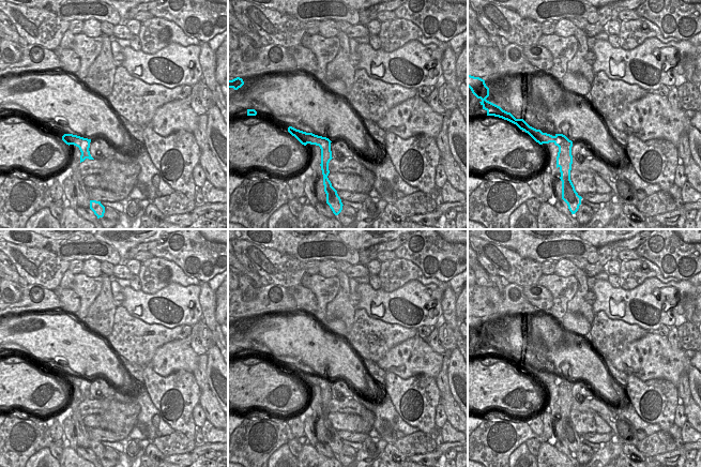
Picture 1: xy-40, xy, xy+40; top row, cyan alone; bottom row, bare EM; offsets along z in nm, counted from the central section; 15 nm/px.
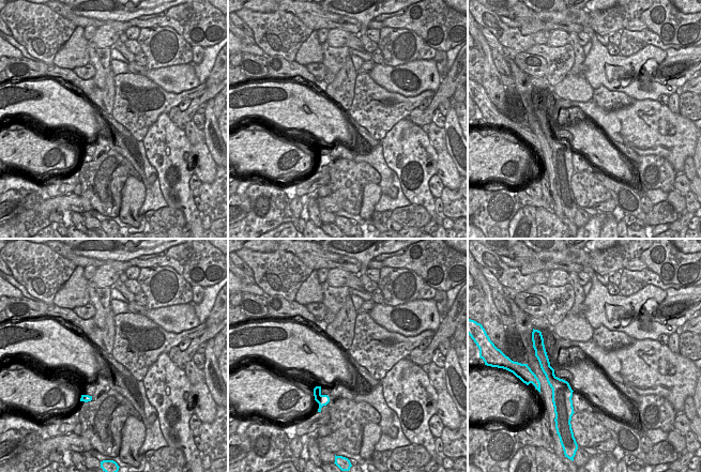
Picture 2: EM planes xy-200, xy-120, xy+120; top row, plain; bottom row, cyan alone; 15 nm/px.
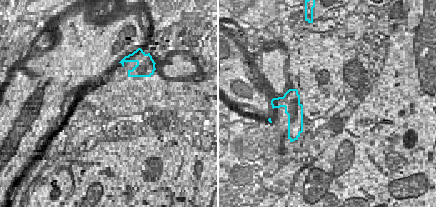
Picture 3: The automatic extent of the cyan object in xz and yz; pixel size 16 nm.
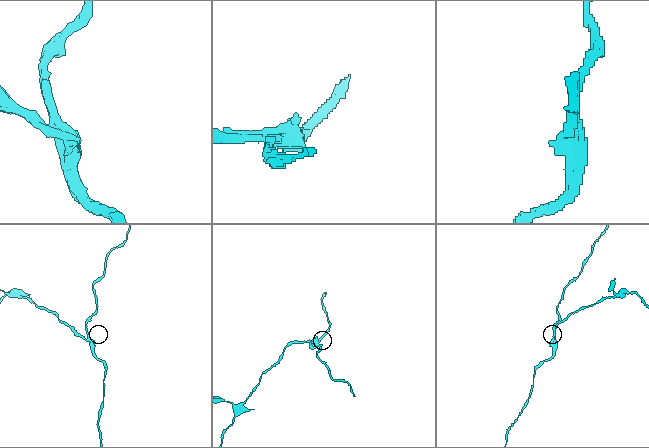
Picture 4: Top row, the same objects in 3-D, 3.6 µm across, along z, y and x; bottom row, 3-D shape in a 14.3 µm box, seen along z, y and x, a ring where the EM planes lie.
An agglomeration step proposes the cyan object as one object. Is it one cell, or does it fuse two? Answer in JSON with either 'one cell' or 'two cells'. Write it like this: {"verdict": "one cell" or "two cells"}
{"verdict": "two cells"}

